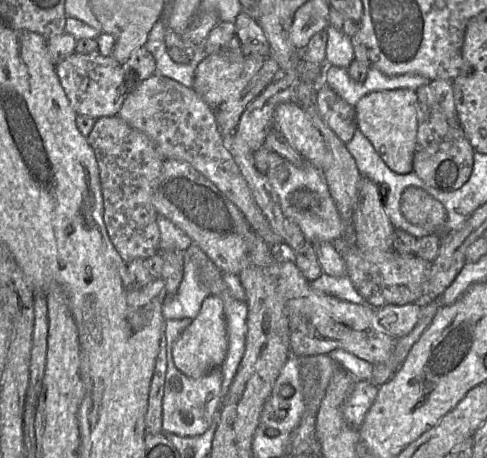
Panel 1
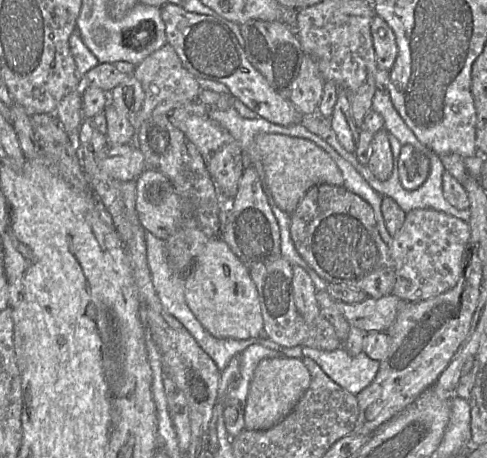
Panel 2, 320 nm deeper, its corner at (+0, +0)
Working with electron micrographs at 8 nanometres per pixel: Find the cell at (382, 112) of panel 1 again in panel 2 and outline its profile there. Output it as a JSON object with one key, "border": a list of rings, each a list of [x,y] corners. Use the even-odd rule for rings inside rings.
{"border":[[[402,145],[398,160],[399,179],[404,189],[418,189],[428,178],[430,160],[425,151],[412,145]]]}

